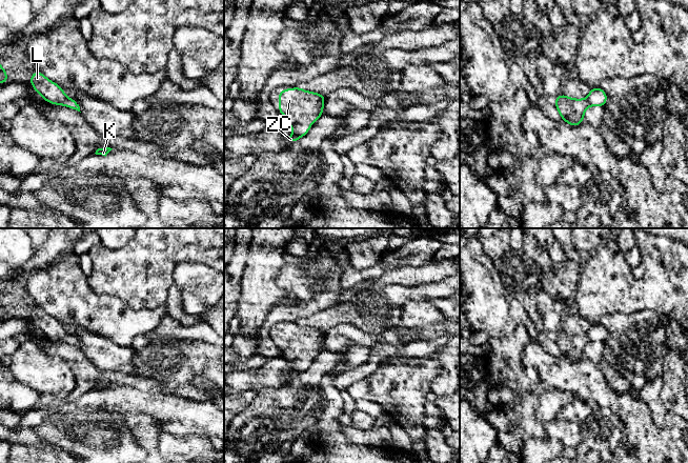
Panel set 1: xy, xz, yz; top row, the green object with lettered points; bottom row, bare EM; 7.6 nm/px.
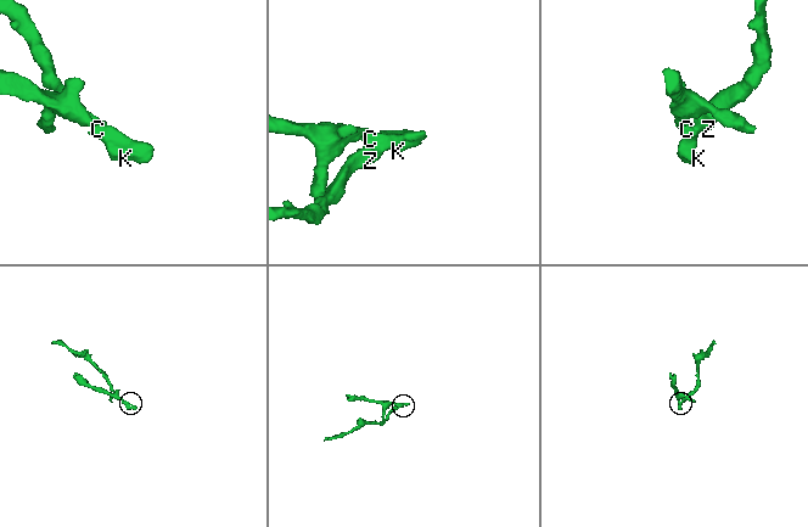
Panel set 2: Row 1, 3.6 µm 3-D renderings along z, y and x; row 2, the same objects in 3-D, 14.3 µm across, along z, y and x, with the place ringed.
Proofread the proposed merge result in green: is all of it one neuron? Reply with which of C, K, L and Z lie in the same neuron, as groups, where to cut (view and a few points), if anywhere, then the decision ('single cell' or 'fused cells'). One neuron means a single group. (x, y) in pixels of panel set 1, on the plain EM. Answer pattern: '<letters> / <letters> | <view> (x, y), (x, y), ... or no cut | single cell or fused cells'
C K L Z | no cut | single cell

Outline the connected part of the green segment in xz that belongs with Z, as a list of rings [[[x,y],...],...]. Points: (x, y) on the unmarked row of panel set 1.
[[[301,323],[282,325],[279,327],[279,348],[286,354],[292,363],[292,369],[287,374],[290,380],[310,366],[310,360],[323,349],[325,331],[306,327]]]

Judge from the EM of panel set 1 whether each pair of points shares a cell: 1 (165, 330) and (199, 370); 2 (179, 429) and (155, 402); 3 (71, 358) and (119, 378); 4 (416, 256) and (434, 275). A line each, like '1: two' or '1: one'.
1: two
2: one
3: one
4: two

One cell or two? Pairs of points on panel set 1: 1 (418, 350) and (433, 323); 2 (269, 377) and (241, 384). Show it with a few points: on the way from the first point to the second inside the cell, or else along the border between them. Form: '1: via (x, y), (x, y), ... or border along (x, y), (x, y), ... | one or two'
1: border along (448, 328), (436, 333) | two
2: via (262, 377), (248, 379) | one

